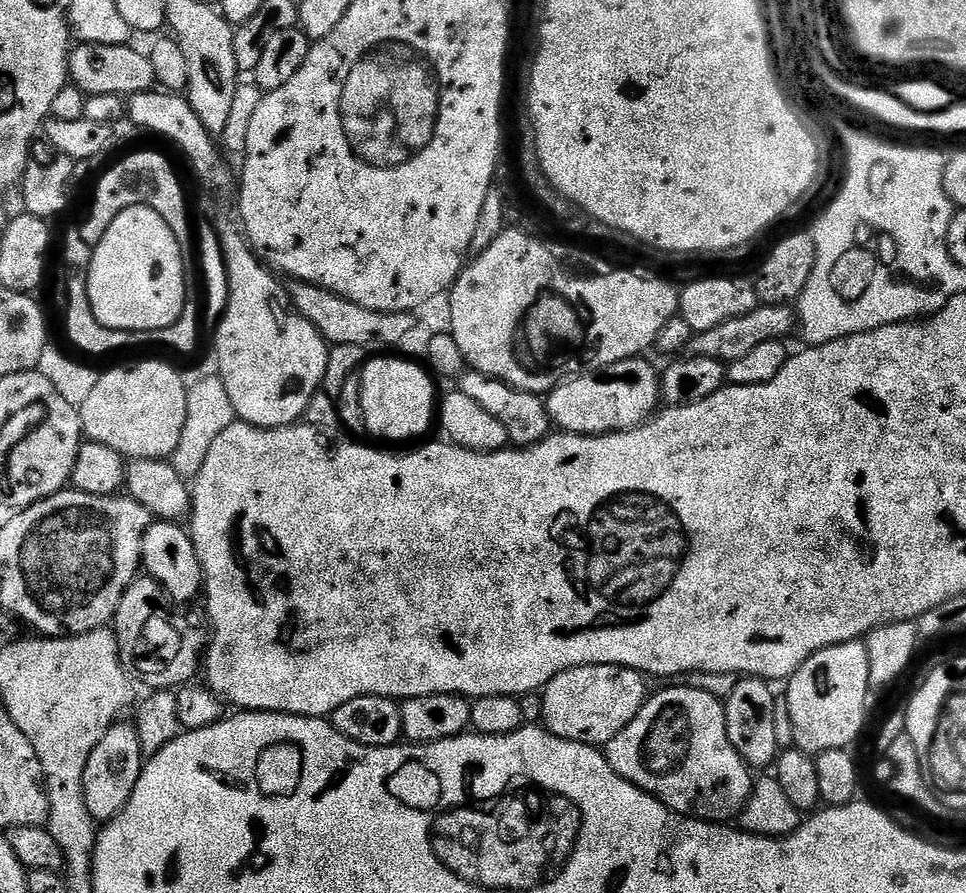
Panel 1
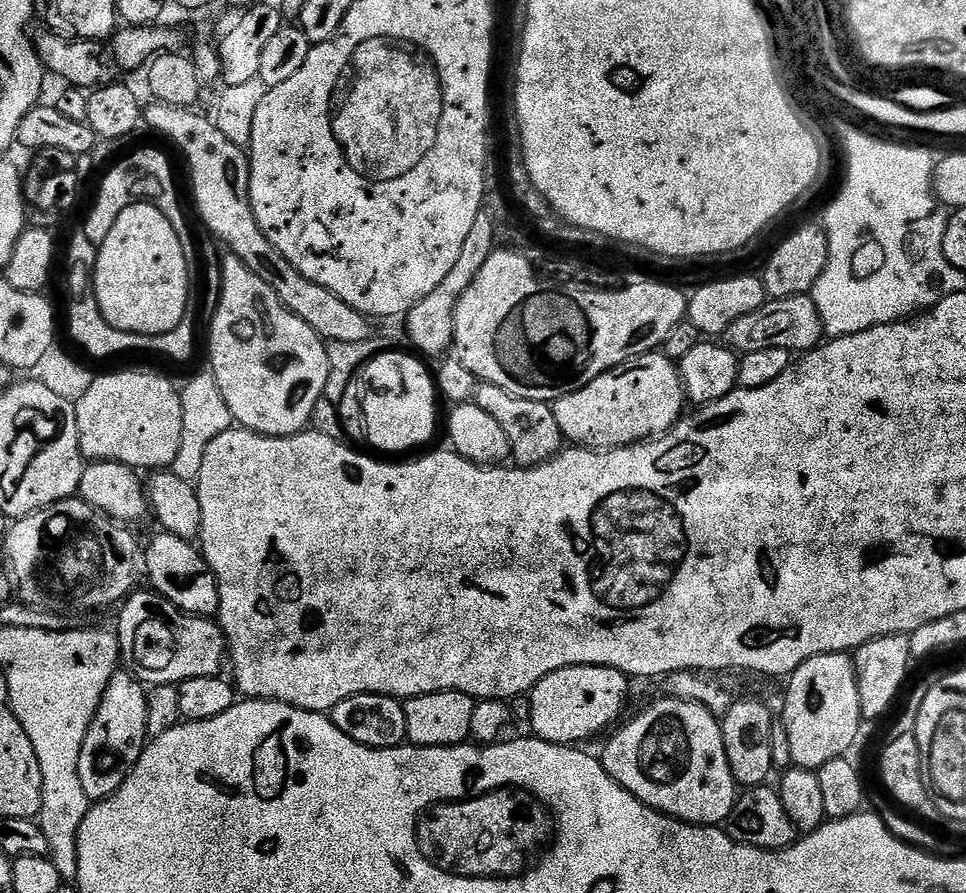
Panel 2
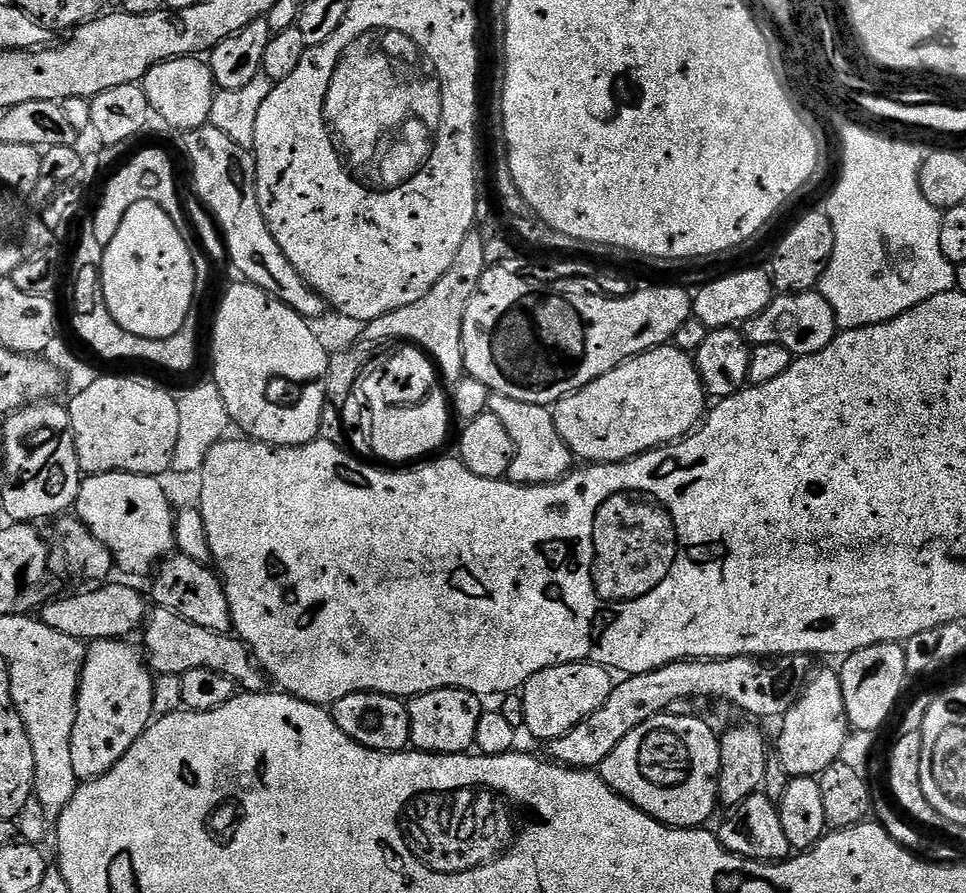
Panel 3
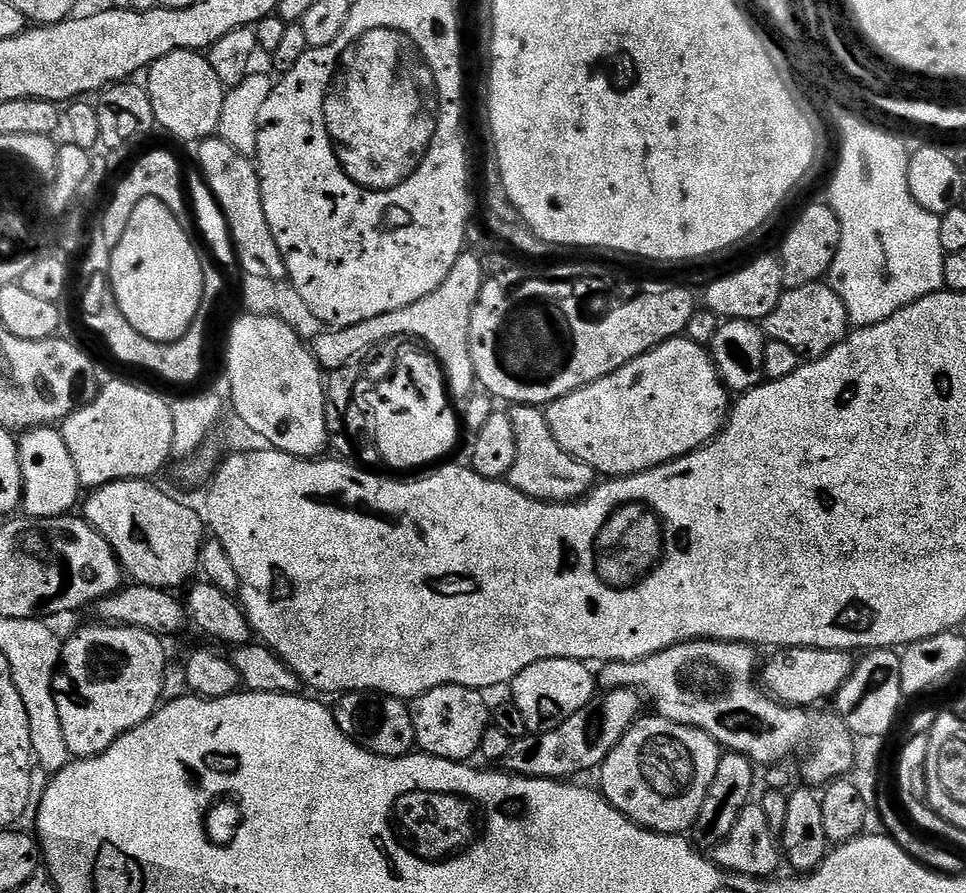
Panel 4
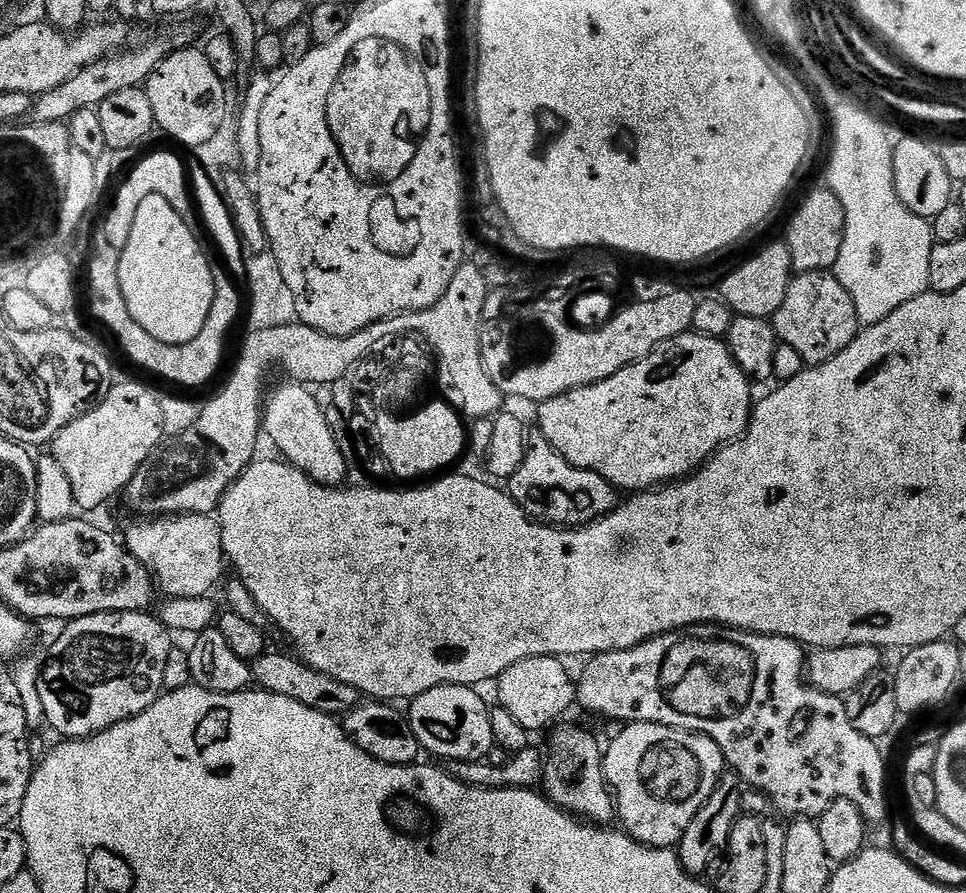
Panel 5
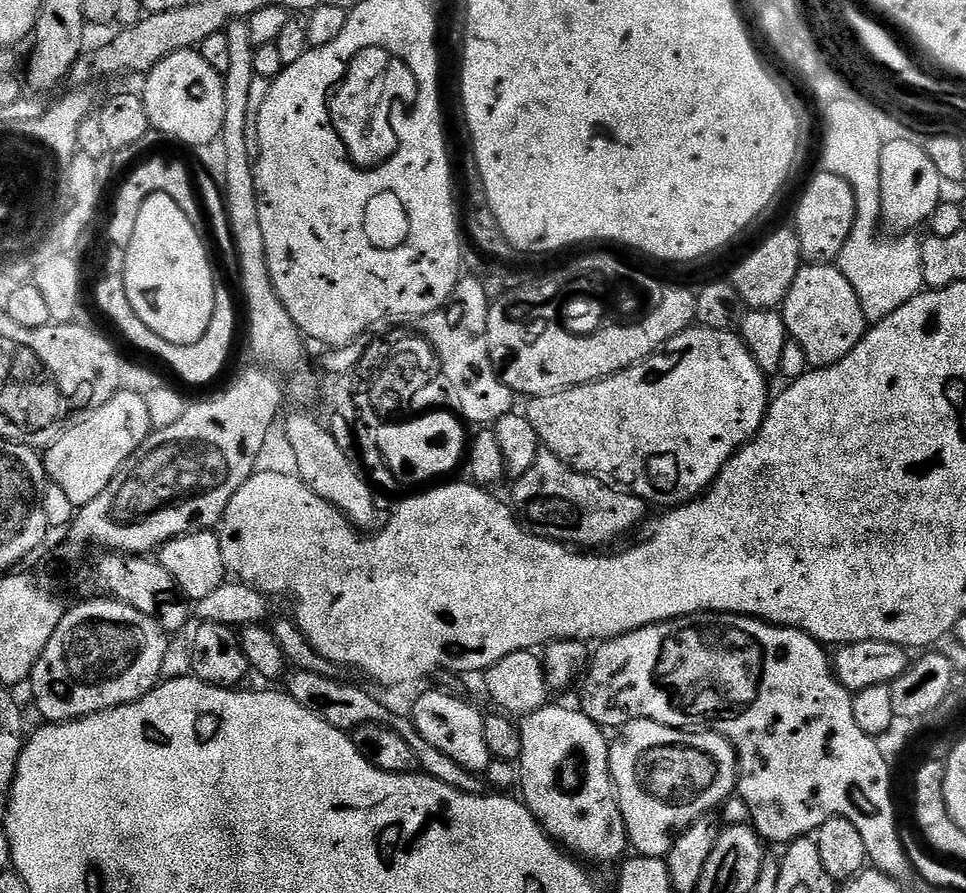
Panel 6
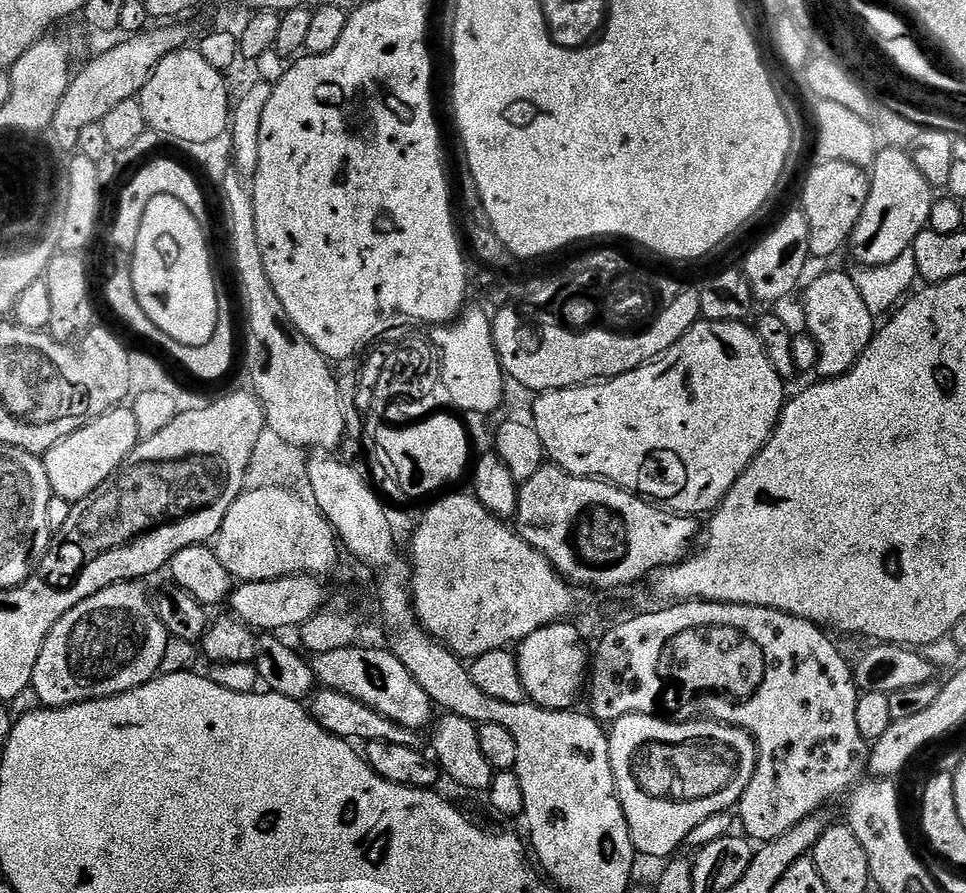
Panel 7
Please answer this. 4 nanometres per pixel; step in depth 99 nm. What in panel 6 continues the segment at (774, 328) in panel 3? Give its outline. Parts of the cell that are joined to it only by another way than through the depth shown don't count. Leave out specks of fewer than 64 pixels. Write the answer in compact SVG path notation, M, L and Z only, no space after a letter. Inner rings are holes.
M805 263L801 266L784 299L782 315L789 337L806 353L809 369L829 368L842 362L870 327L870 321L862 314L862 302L858 302L858 294L854 294L854 286L850 286L846 274L842 274L836 264Z

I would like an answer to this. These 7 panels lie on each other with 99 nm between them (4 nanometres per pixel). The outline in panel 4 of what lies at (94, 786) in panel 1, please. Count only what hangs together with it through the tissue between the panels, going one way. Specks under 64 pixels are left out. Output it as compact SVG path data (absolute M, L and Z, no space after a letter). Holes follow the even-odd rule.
M96 622L93 628L84 628L62 644L62 671L52 682L54 702L58 706L58 722L62 722L62 734L73 757L102 754L122 734L134 730L146 718L156 713L162 703L162 678L164 677L165 641L159 635L145 629L113 626Z

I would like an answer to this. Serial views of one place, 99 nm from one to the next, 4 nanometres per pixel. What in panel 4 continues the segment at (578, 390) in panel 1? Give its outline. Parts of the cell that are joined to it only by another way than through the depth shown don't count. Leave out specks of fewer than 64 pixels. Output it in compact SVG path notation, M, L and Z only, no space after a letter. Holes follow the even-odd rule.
M678 335L673 340L662 342L657 348L651 348L646 354L634 358L626 366L606 374L606 378L598 378L598 382L590 382L570 394L558 398L553 404L547 405L546 411L550 422L550 430L554 434L558 446L562 446L562 450L566 450L566 454L570 454L578 462L586 462L586 466L590 466L601 477L615 478L617 476L633 476L639 472L657 468L659 464L682 458L716 439L724 431L724 425L728 422L730 393L725 388L724 383L720 381L720 375L712 361L711 351L703 344L696 344L693 340Z

